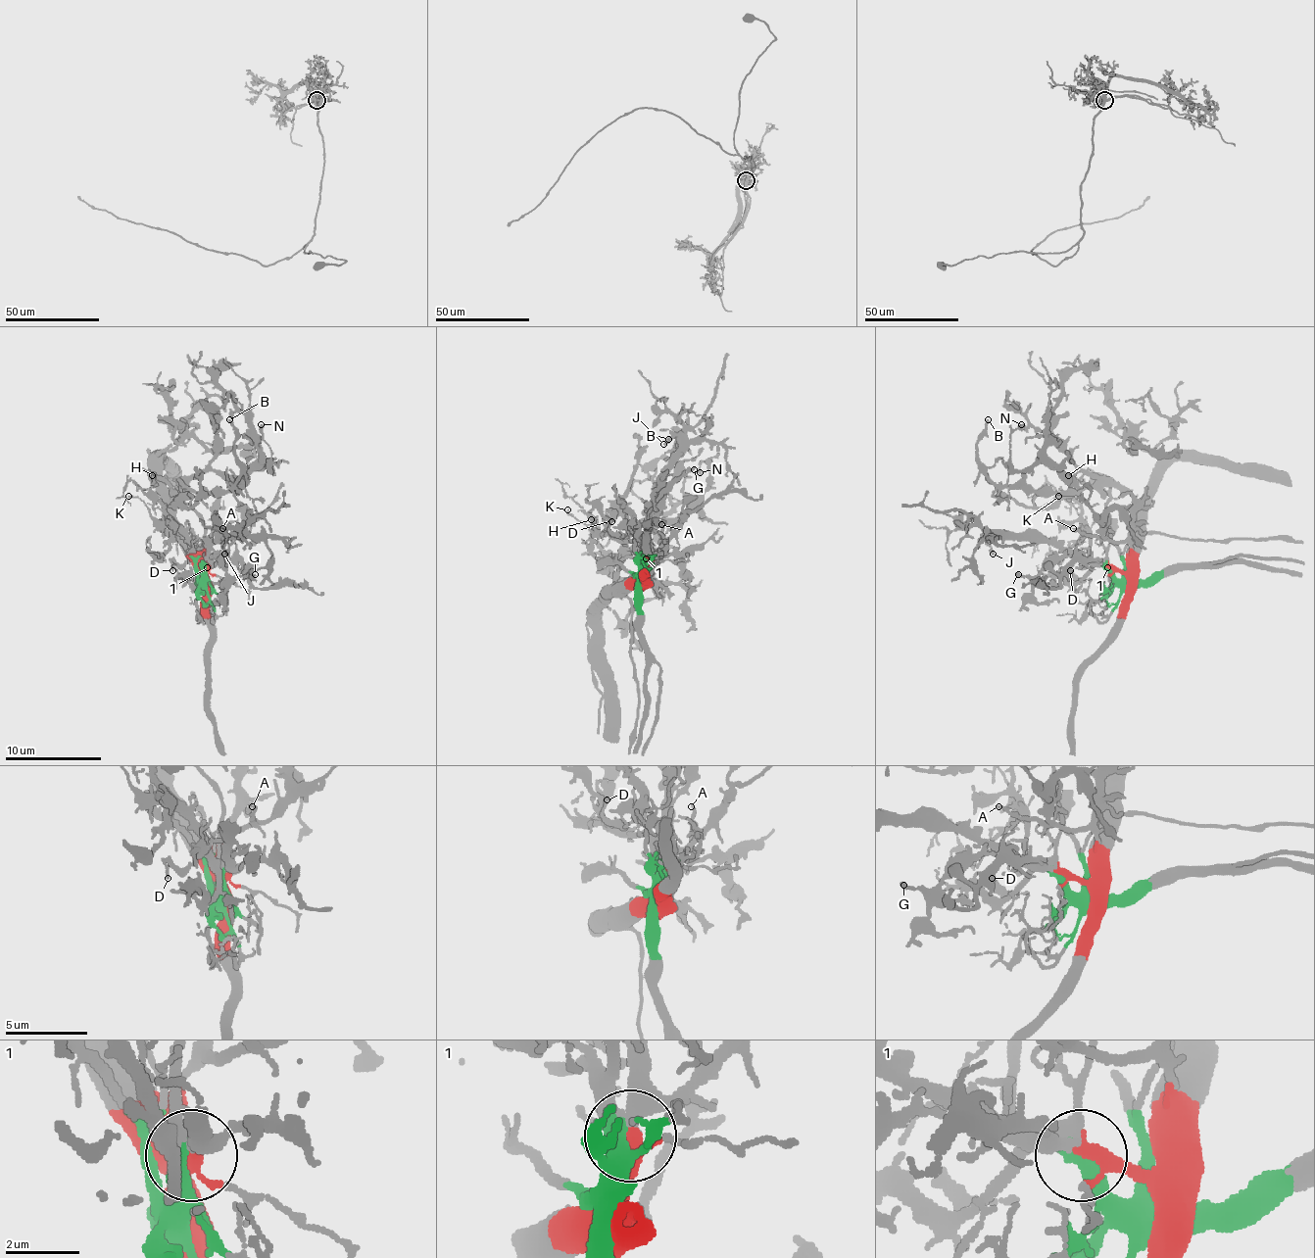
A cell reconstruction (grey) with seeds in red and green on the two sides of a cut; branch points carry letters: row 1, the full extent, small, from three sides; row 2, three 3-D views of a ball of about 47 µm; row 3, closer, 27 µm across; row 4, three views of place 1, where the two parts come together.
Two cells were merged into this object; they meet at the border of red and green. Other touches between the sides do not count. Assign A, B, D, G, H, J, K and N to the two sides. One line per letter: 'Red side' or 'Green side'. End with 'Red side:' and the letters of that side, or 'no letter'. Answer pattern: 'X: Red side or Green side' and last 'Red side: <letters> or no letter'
A: Red side
B: Red side
D: Green side
G: Red side
H: Green side
J: Red side
K: Green side
N: Red side
Red side: A, B, G, J, N

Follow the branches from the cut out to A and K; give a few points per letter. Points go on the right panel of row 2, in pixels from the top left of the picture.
A: (1131, 586), (1131, 547), (1104, 537), (1090, 537), (1073, 527)
K: (1131, 586), (1123, 586), (1090, 556), (1085, 523), (1065, 496), (1058, 496)

